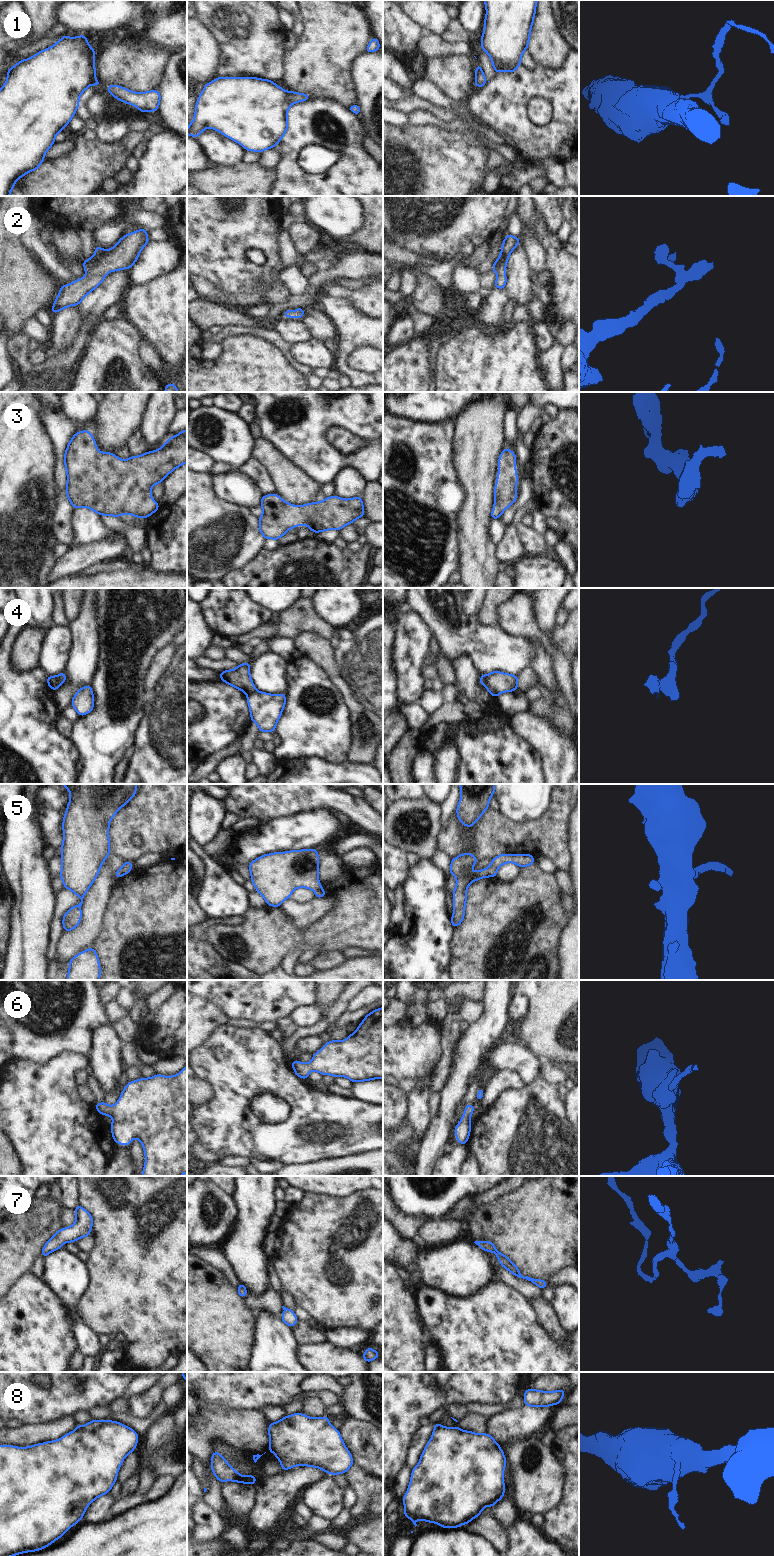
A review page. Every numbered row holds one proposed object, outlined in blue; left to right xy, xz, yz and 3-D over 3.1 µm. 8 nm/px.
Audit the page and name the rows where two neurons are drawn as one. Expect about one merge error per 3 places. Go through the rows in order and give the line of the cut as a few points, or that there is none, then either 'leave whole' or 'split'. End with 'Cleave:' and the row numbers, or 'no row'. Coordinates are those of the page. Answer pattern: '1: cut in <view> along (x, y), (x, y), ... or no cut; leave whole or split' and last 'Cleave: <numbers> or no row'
1: no cut; leave whole
2: no cut; leave whole
3: no cut; leave whole
4: cut in xy along (56, 676), (58, 687); split
5: no cut; leave whole
6: no cut; leave whole
7: no cut; leave whole
8: cut in xy along (83, 1426), (75, 1429); split
Cleave: 4, 8

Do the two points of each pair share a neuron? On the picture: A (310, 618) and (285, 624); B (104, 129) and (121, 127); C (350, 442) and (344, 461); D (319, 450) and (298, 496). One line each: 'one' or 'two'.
A: one
B: one
C: two
D: two

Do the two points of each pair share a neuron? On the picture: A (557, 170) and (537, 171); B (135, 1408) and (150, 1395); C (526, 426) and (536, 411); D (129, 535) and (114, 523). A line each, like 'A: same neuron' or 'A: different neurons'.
A: different neurons
B: same neuron
C: same neuron
D: same neuron

